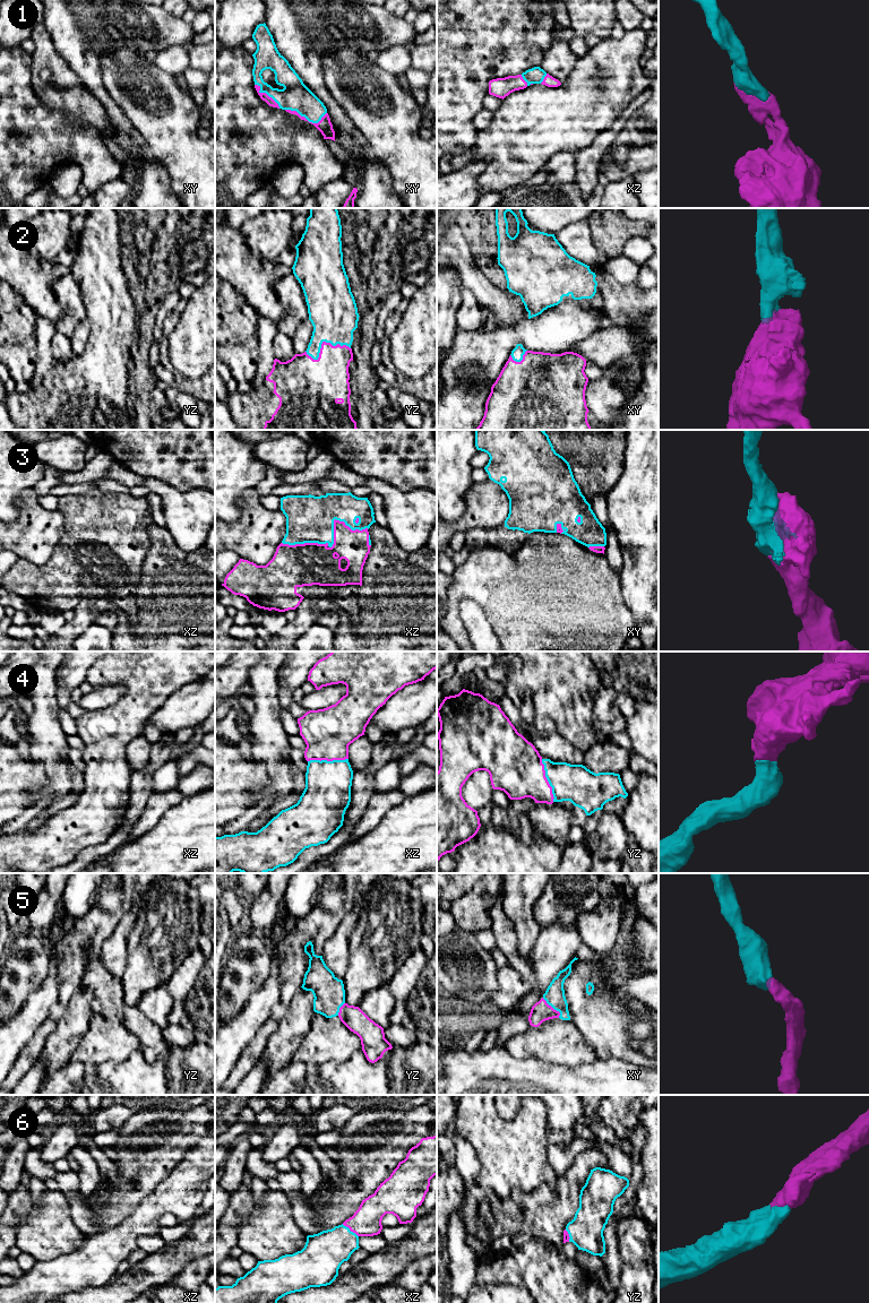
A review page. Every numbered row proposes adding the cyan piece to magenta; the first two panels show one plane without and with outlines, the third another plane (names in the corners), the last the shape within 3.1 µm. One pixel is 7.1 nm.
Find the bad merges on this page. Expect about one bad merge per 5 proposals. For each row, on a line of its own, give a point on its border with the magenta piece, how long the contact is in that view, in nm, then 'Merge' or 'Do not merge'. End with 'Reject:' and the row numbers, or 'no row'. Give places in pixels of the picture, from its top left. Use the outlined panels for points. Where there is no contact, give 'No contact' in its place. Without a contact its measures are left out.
1: Touches magenta at xy (304, 118). Shared border 300 nm. Merge
2: Touches magenta at yz (323, 343). Shared border 320 nm. Merge
3: Touches magenta at xz (334, 541). Shared border 600 nm. Merge
4: Touches magenta at yz (547, 781). Shared border 320 nm. Merge
5: Touches magenta at xy (552, 1008). Shared border 190 nm. Merge
6: Touches magenta at xz (350, 1230). Shared border 150 nm. Merge
Reject: no row

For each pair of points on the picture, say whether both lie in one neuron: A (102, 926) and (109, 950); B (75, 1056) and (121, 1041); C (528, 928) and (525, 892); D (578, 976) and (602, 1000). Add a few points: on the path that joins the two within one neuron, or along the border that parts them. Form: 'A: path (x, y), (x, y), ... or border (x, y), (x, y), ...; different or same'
A: border (121, 917), (112, 934), (103, 943), (99, 955); different
B: path (86, 1052), (103, 1041), (110, 1041); same
C: path (525, 918), (525, 902); same
D: path (587, 976), (591, 976), (602, 987), (602, 991); same

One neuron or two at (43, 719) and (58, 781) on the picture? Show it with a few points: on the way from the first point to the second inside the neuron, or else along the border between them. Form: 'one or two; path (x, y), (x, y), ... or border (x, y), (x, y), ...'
one; path (46, 734), (52, 749), (53, 766)

